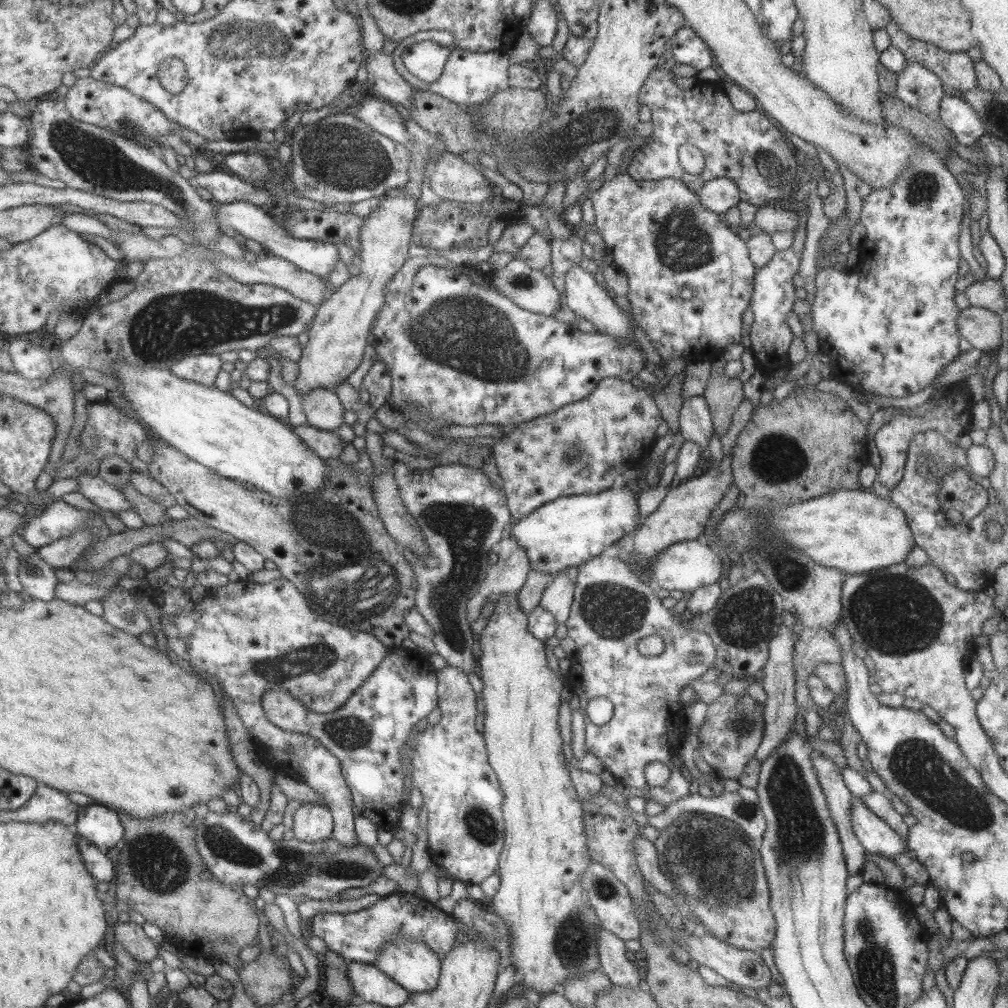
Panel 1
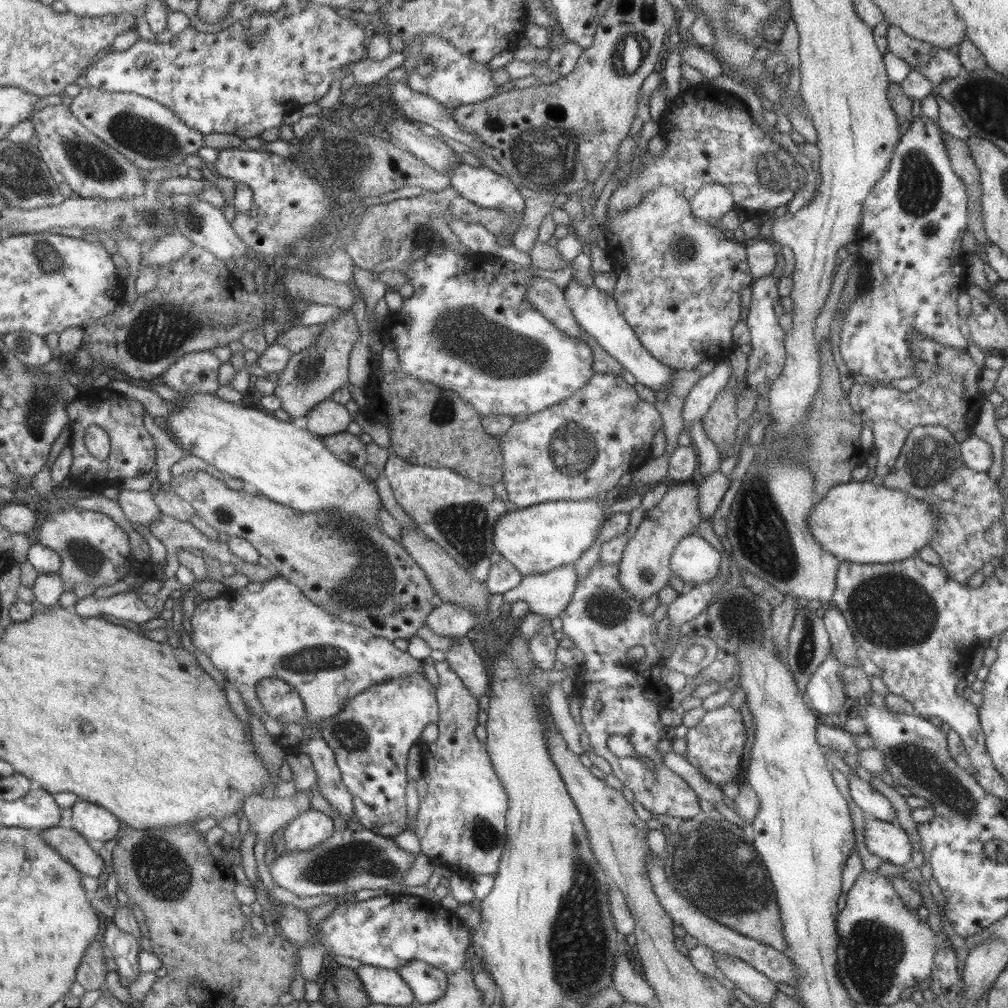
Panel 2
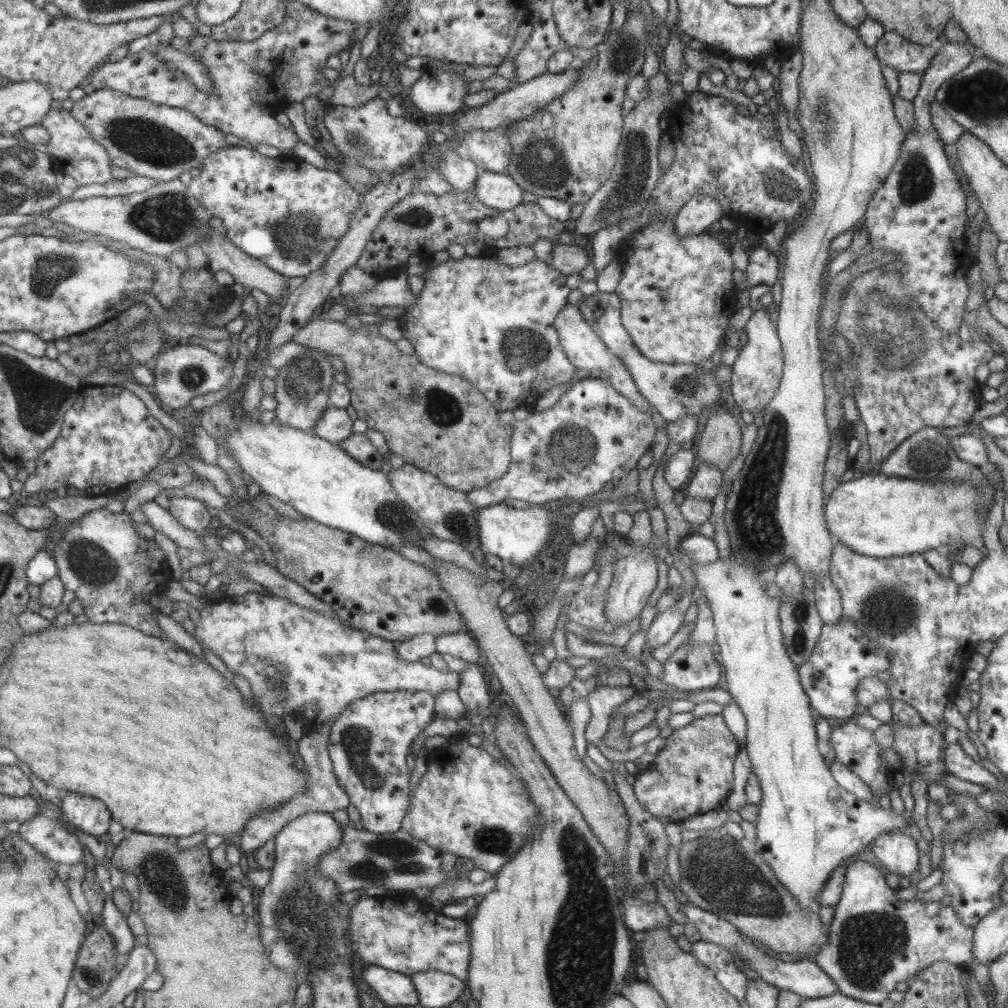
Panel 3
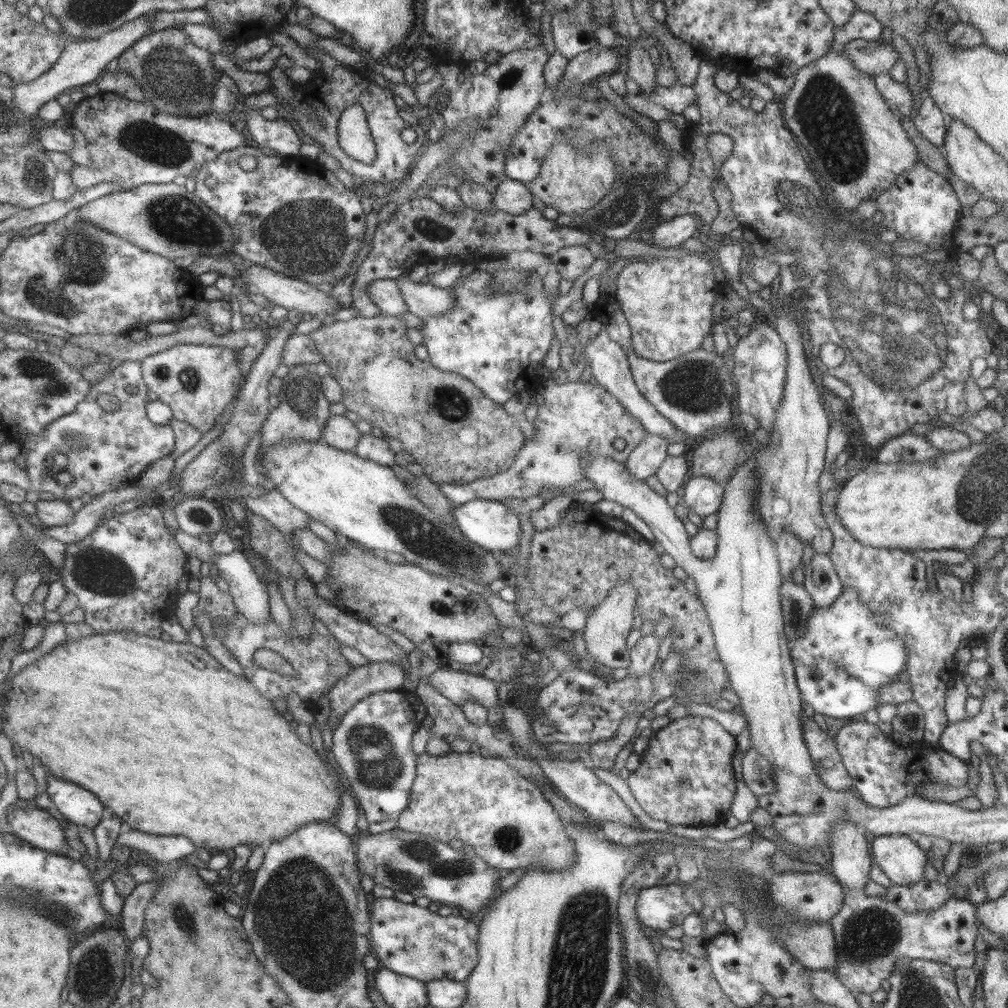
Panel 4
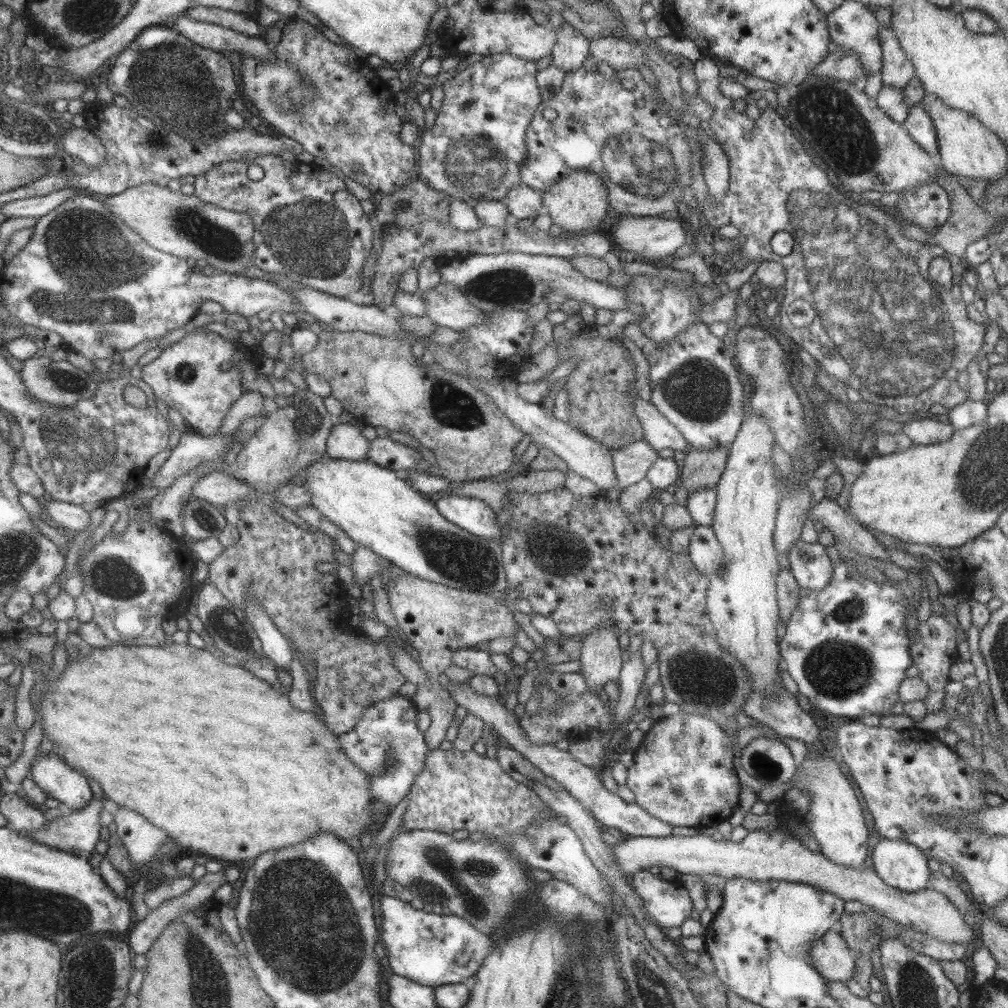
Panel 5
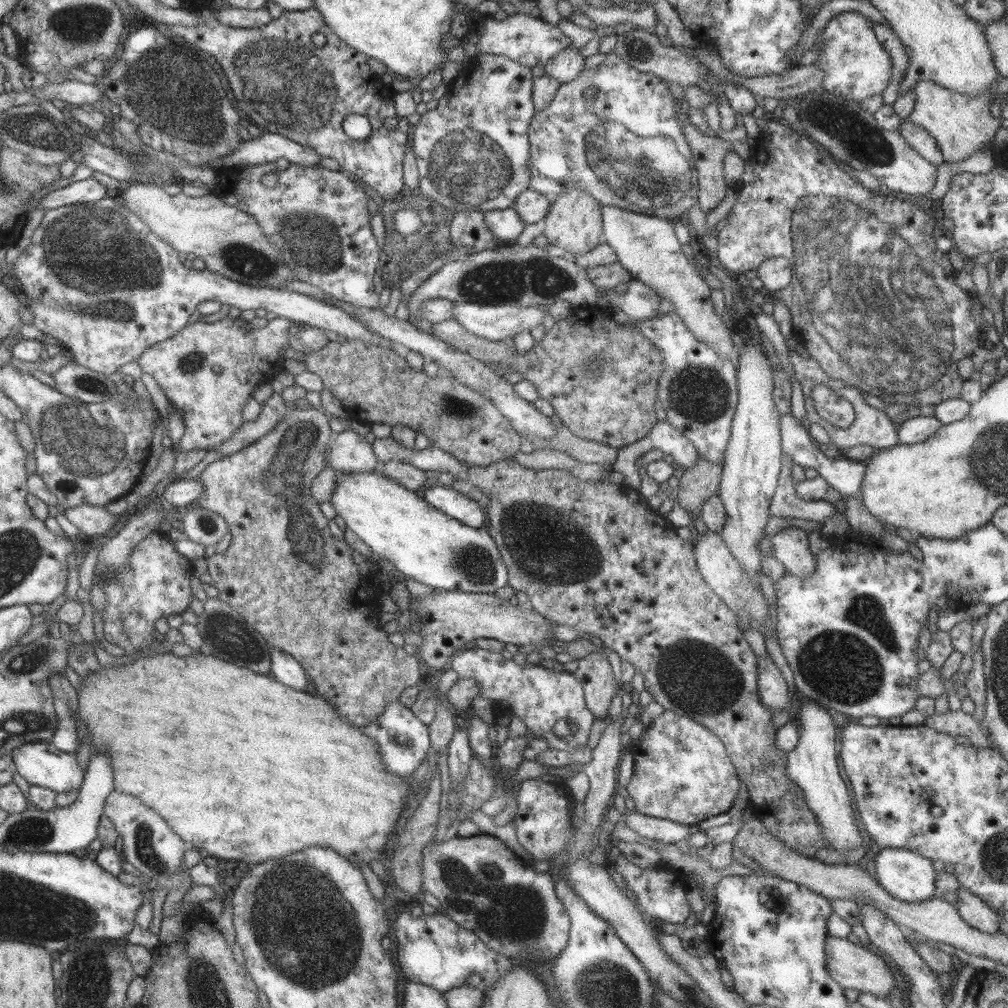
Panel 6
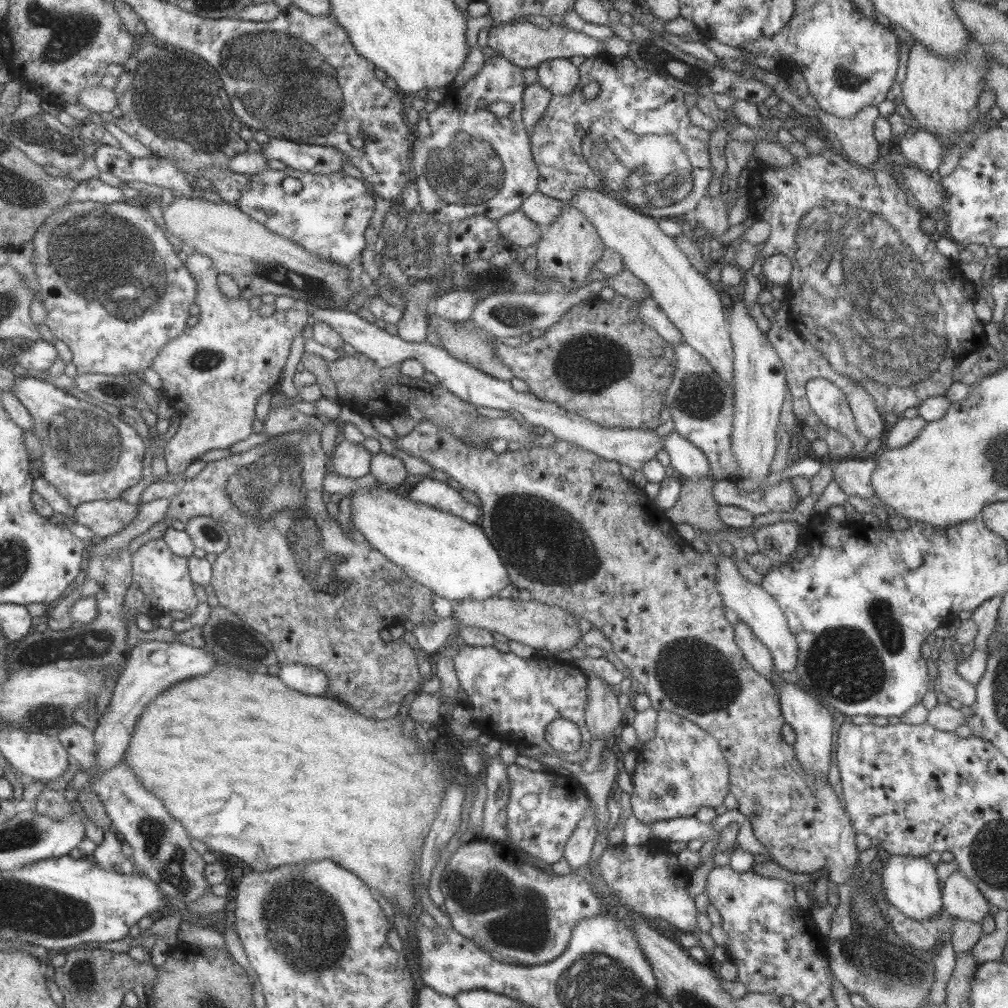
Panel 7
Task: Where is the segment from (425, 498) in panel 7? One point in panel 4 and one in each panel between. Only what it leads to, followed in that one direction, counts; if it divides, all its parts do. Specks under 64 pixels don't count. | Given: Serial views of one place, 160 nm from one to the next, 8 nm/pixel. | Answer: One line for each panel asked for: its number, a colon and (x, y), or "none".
4: (487, 523)
5: (471, 514)
6: (450, 502)

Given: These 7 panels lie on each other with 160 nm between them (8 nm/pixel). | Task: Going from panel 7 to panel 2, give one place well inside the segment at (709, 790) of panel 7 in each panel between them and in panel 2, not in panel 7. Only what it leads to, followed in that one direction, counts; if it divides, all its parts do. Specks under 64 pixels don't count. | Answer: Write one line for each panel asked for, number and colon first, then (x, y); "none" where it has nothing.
2: (714, 746)
3: (692, 774)
4: (685, 776)
5: (682, 773)
6: (681, 772)

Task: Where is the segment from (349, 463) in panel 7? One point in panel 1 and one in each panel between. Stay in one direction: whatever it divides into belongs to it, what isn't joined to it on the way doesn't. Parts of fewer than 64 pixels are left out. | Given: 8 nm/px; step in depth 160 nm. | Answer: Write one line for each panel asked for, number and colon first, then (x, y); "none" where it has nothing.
1: (322, 408)
2: (327, 418)
3: (334, 425)
4: (341, 434)
5: (345, 441)
6: (347, 452)

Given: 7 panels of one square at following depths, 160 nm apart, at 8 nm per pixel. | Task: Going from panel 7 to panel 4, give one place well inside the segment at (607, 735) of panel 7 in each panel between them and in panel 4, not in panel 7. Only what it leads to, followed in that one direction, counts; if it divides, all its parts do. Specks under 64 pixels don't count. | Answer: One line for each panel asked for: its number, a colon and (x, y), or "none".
4: (607, 626)
5: (600, 660)
6: (593, 671)

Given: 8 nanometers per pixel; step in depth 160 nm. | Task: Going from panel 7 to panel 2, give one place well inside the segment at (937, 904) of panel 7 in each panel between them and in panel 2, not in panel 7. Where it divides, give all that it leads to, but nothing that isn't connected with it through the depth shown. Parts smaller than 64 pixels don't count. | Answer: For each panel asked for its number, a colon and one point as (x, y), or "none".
2: (887, 841)
3: (895, 850)
4: (899, 857)
5: (899, 864)
6: (907, 876)

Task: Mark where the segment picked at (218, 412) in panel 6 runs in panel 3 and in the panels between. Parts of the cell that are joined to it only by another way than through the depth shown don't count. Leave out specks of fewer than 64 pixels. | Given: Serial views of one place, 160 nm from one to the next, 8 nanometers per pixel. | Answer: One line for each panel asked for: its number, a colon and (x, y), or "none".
3: (182, 371)
4: (196, 381)
5: (185, 375)

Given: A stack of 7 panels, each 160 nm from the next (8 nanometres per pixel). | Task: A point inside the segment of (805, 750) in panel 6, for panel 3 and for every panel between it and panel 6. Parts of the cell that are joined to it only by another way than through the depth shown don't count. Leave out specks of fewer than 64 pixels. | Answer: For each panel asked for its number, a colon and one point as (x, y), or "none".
3: (874, 941)
4: (870, 934)
5: (833, 817)

